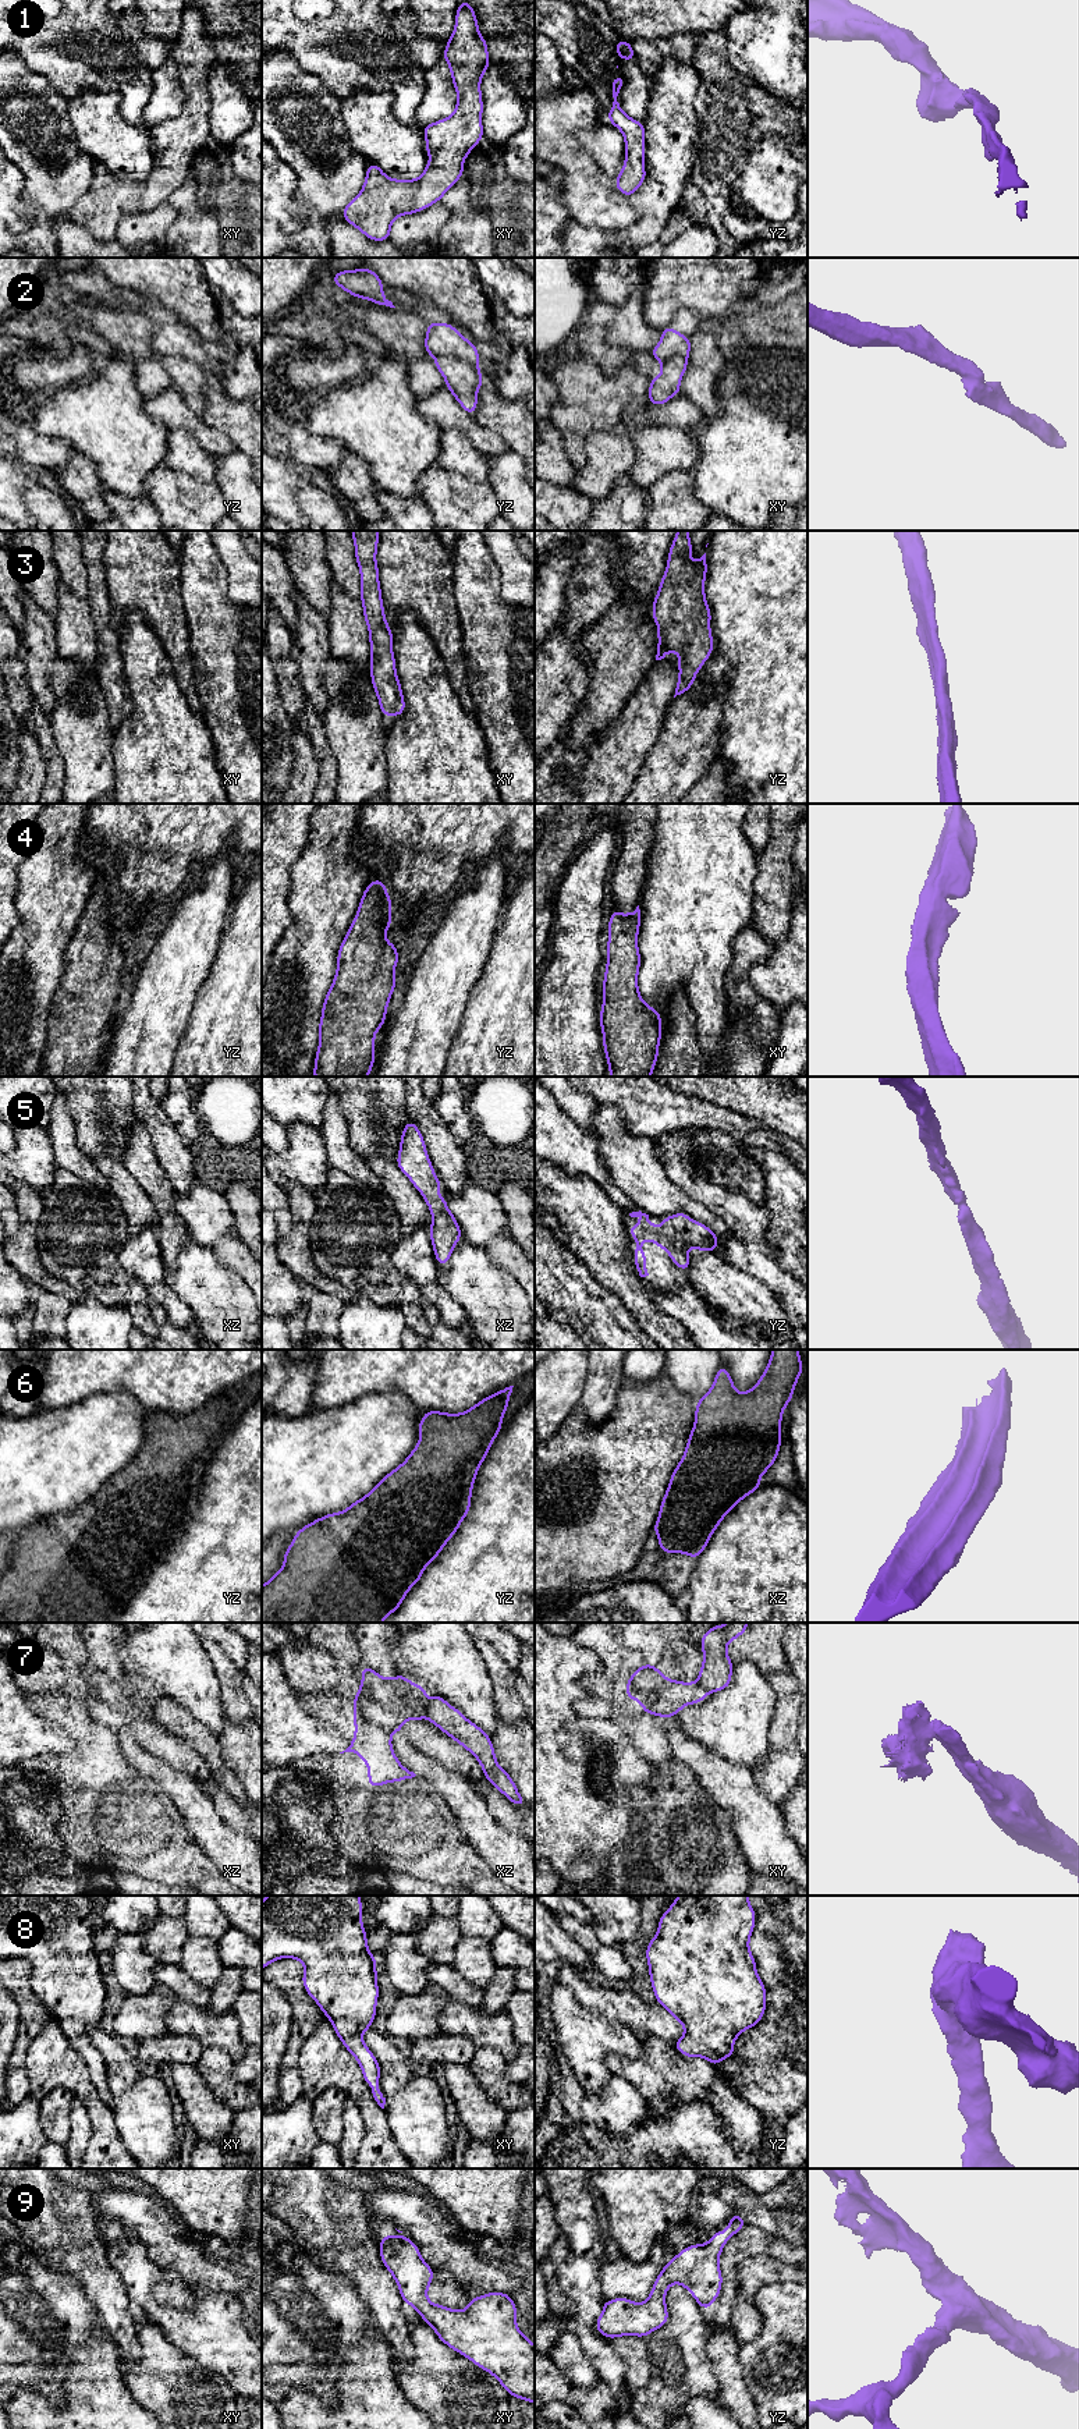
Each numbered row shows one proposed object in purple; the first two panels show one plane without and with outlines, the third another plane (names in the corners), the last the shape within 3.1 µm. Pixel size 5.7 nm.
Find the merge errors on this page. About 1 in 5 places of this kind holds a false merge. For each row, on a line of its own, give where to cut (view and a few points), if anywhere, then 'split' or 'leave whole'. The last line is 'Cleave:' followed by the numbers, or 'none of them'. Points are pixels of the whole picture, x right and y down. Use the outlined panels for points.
1: no cut | leave whole
2: yz (435, 357), (461, 358), (478, 368) | split
3: no cut | leave whole
4: no cut | leave whole
5: no cut | leave whole
6: no cut | leave whole
7: xz (428, 1702), (425, 1713) | split
8: no cut | leave whole
9: no cut | leave whole
Cleave: 2, 7

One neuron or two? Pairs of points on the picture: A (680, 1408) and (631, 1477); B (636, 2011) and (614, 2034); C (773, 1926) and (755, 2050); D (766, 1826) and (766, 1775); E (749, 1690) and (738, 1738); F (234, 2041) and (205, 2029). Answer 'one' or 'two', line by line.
A: one
B: two
C: one
D: two
E: one
F: one

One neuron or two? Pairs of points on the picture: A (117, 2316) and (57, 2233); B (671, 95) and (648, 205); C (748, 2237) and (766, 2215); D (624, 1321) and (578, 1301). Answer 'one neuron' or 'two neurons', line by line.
A: one neuron
B: one neuron
C: two neurons
D: one neuron

